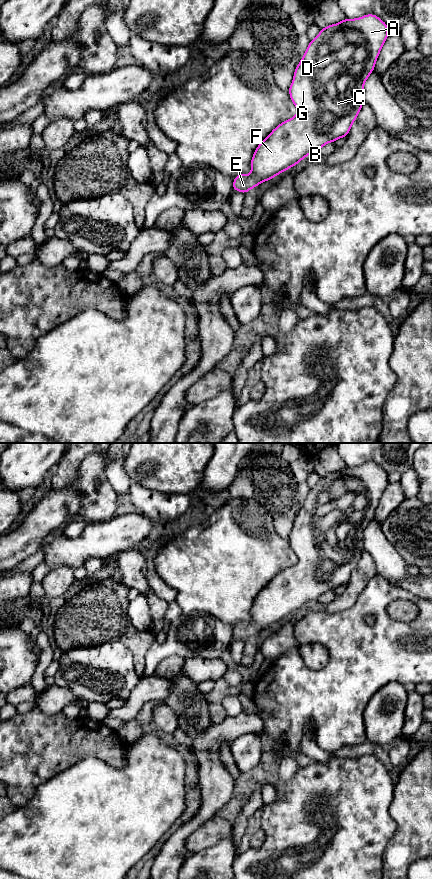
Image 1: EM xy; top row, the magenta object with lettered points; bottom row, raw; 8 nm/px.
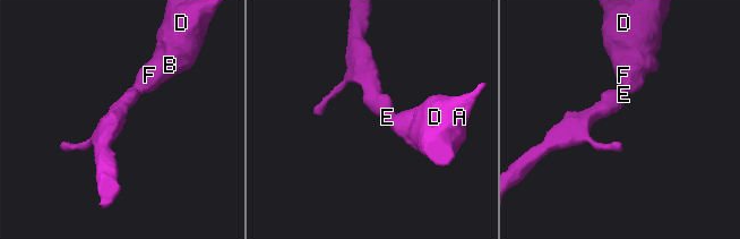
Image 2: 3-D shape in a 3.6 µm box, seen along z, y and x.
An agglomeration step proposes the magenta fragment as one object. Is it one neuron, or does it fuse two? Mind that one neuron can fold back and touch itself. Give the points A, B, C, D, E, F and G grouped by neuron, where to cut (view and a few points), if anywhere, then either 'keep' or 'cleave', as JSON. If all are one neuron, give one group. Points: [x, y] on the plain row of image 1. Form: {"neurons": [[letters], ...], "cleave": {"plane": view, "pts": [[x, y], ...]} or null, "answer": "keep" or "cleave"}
{"neurons": [["A", "B", "C", "D", "E", "F", "G"]], "cleave": null, "answer": "keep"}

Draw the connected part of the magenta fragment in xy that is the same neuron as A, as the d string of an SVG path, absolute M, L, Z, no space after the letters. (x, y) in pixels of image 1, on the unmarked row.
M366 462L320 477L295 516L288 538L298 561L279 572L257 594L250 610L252 622L234 625L232 639L246 642L260 631L296 614L325 592L347 585L364 551L364 531L374 519L382 494L389 485L388 474L375 462Z

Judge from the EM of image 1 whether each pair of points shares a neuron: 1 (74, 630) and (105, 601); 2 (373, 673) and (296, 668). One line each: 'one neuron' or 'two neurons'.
1: one neuron
2: one neuron

